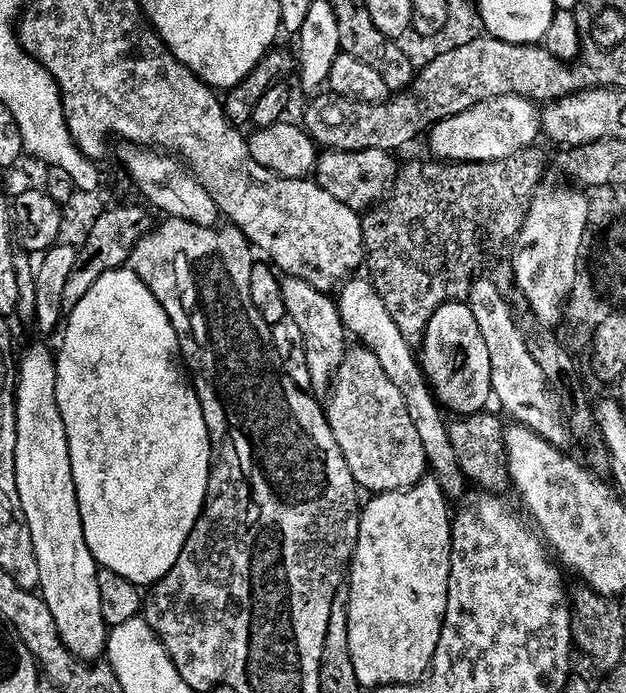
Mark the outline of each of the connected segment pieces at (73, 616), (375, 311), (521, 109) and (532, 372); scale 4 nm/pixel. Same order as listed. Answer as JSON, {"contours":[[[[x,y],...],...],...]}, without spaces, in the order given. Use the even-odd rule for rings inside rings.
{"contours":[[[[32,344],[20,360],[20,377],[14,380],[16,398],[16,485],[18,498],[22,502],[24,517],[34,542],[34,554],[38,554],[40,571],[39,591],[44,597],[50,614],[58,626],[58,634],[66,647],[78,659],[96,662],[105,655],[108,646],[109,626],[102,618],[102,598],[98,594],[98,565],[88,549],[86,534],[82,526],[82,514],[78,506],[76,483],[70,462],[70,446],[62,414],[58,410],[56,397],[56,356],[44,344]]],[[[349,279],[339,289],[340,317],[345,329],[351,335],[353,332],[354,335],[360,336],[359,343],[372,351],[378,362],[382,362],[386,378],[390,378],[390,382],[394,382],[394,386],[402,390],[402,398],[406,398],[406,410],[410,410],[410,422],[414,422],[418,429],[418,438],[422,438],[422,450],[426,450],[431,475],[440,483],[445,497],[455,502],[464,492],[466,477],[458,466],[458,458],[454,458],[454,446],[450,446],[449,421],[444,420],[445,413],[428,387],[428,380],[424,376],[417,353],[408,345],[406,338],[402,338],[402,330],[394,326],[394,318],[390,318],[390,310],[386,310],[382,298],[372,286],[371,279],[356,279]]],[[[500,95],[480,102],[462,114],[439,119],[430,134],[435,159],[449,163],[484,163],[517,156],[541,137],[537,103],[520,95]]],[[[480,278],[475,279],[472,283],[472,288],[466,298],[466,303],[474,314],[474,320],[478,323],[478,330],[482,333],[482,338],[485,339],[486,350],[489,351],[490,368],[491,368],[491,386],[493,397],[502,404],[503,408],[513,417],[512,420],[519,425],[522,425],[532,432],[542,437],[544,441],[550,442],[556,449],[568,452],[575,445],[575,439],[571,433],[569,423],[566,421],[564,408],[556,402],[558,401],[548,387],[546,376],[541,368],[536,364],[531,356],[529,349],[529,341],[524,338],[521,330],[516,327],[516,320],[509,305],[509,299],[503,298],[498,292],[498,288],[494,286],[491,279]]]]}

